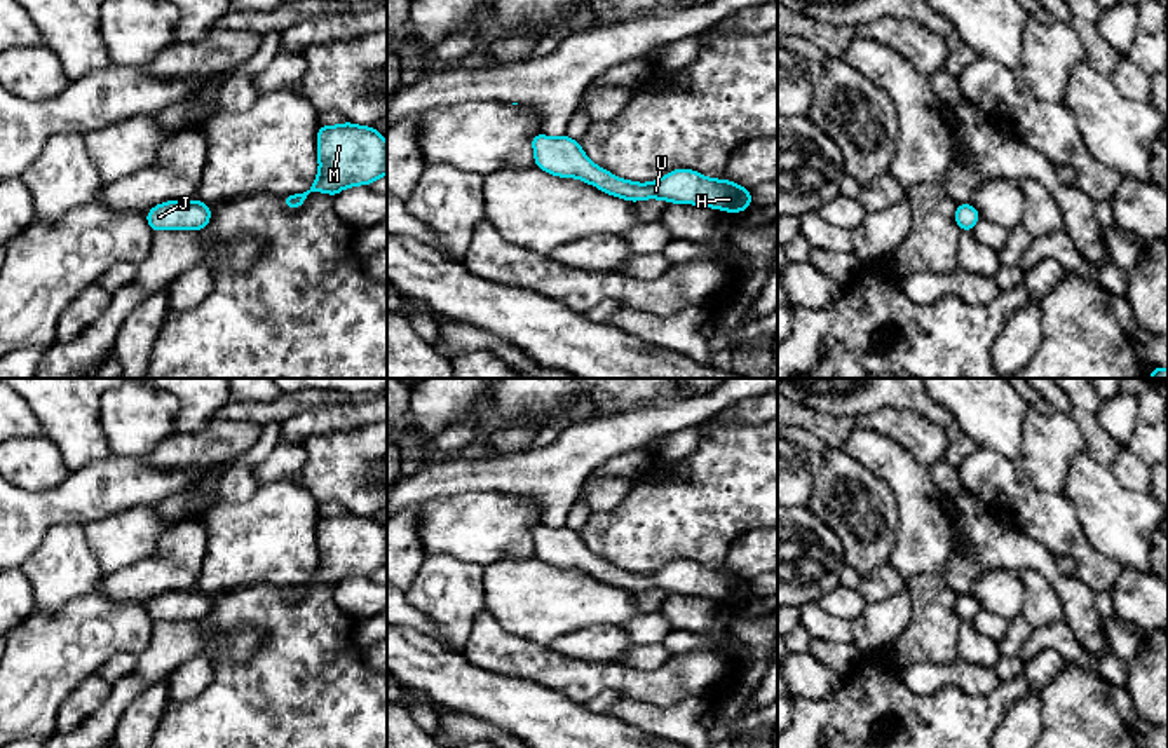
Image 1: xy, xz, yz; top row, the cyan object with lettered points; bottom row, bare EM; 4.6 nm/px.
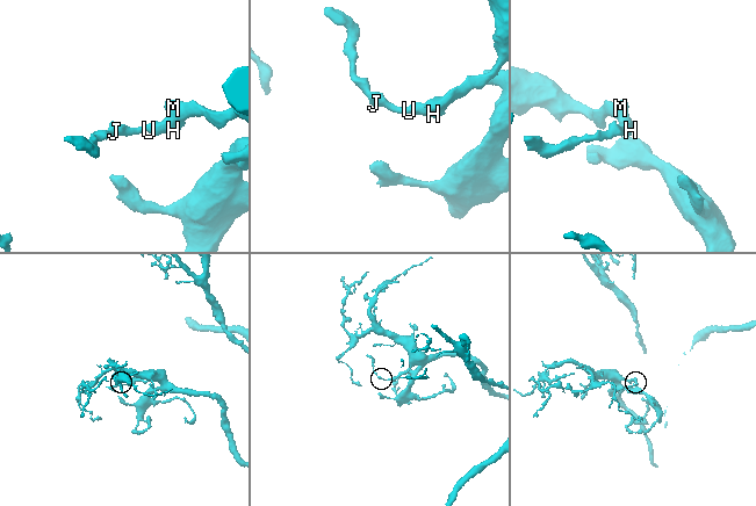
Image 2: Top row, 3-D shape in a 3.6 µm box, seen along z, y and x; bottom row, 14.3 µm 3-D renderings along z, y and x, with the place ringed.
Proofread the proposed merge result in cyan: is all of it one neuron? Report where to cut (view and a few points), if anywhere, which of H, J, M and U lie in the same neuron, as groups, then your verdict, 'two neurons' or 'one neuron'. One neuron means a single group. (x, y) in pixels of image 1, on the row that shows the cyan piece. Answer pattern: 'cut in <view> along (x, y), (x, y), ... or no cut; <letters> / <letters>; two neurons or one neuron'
no cut; H J M U; one neuron

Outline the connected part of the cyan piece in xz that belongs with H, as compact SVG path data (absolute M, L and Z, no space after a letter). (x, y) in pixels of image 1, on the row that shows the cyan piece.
M568 136L532 138L535 166L560 178L579 178L596 188L631 202L662 199L675 204L697 204L703 207L741 213L751 206L750 190L729 180L713 180L692 169L675 169L652 183L621 180L598 167L582 152L579 141Z

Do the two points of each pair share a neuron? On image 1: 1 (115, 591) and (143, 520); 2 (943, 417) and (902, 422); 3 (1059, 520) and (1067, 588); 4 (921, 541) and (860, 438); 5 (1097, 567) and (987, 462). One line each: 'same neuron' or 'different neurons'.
1: different neurons
2: different neurons
3: different neurons
4: same neuron
5: same neuron

